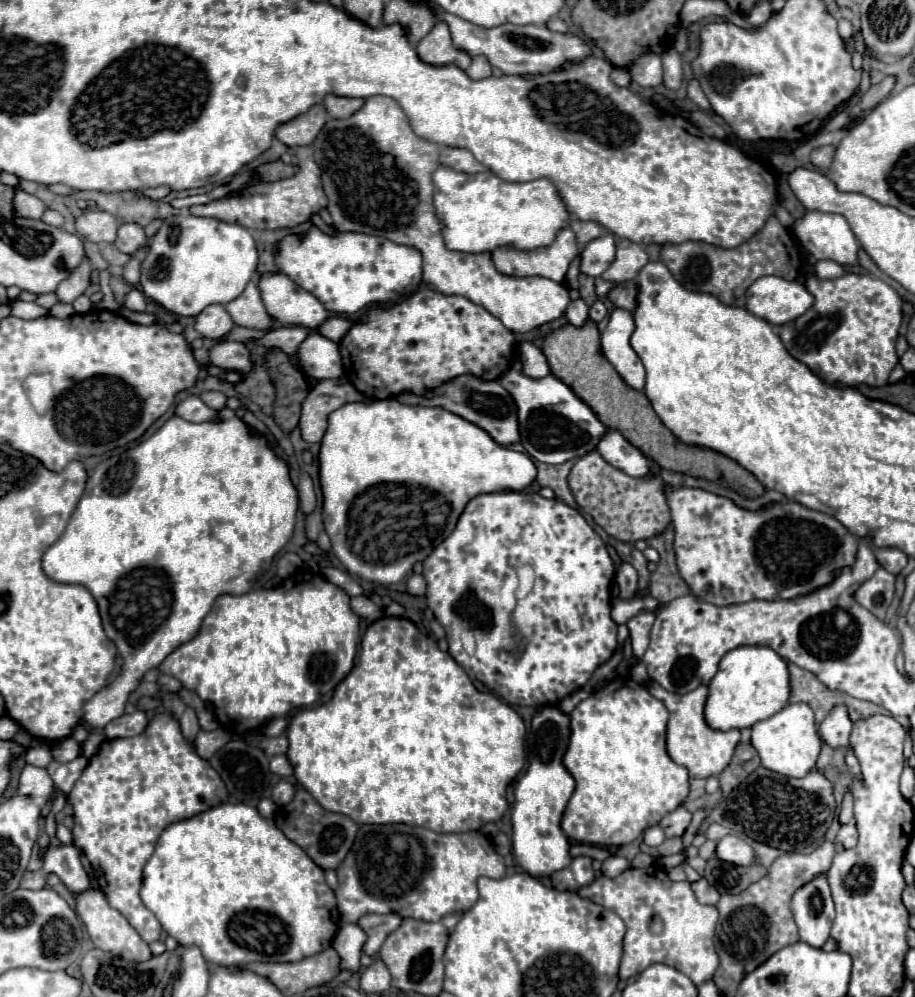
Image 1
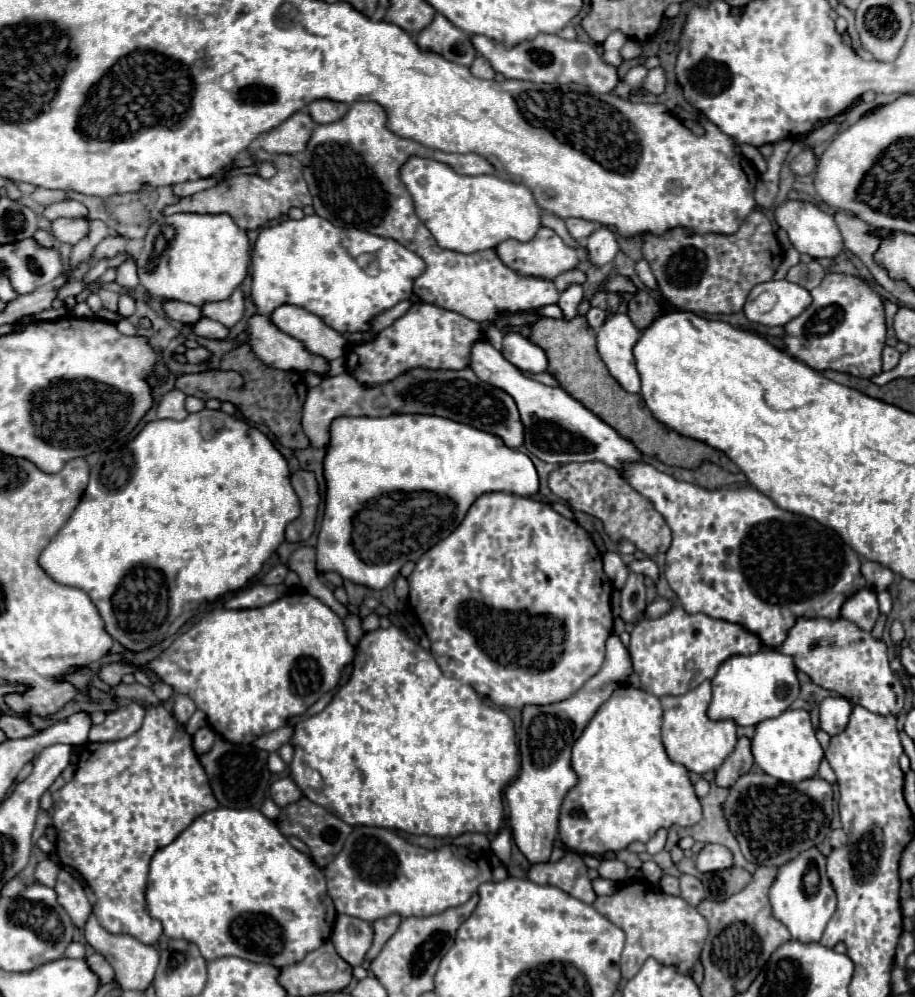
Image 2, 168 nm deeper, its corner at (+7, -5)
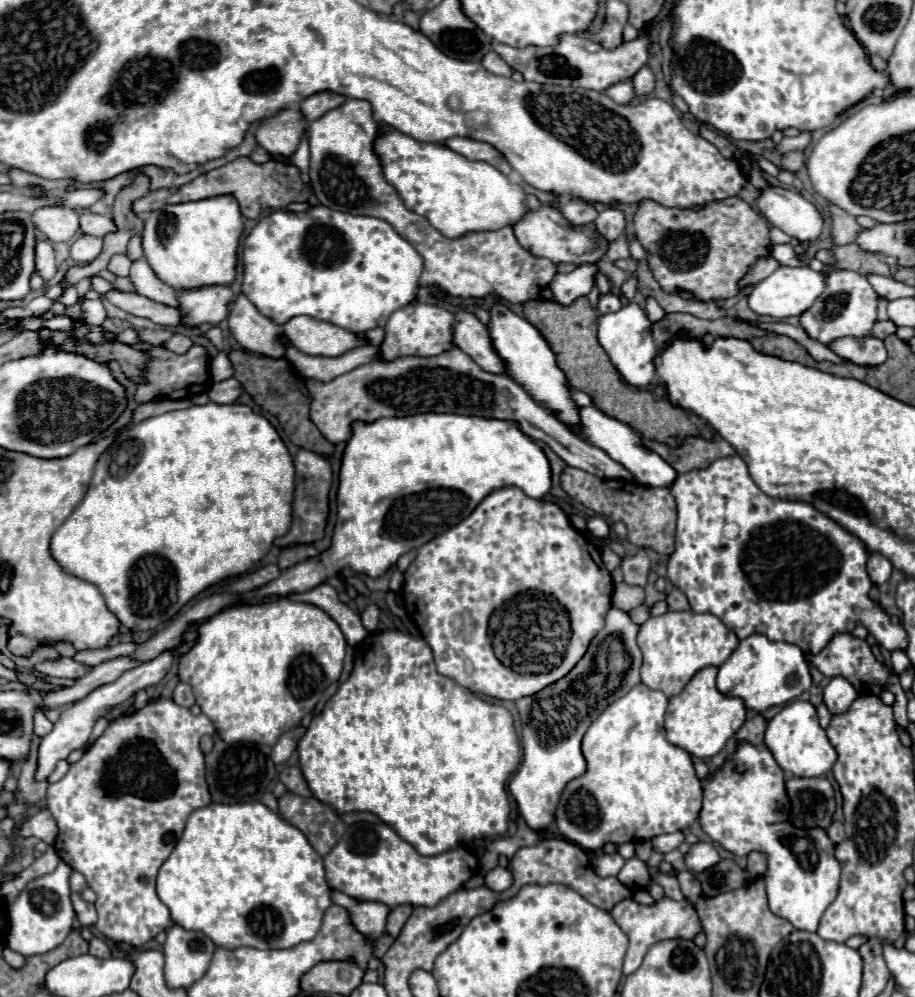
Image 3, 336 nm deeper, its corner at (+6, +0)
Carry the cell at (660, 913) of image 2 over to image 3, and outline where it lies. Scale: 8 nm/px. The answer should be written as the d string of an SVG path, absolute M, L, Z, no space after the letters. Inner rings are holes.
M664 897L662 901L656 901L656 905L640 905L636 901L622 901L618 903L610 915L614 917L616 925L628 935L630 939L630 945L628 945L628 951L624 955L624 975L630 975L634 973L640 965L642 965L642 959L646 955L646 951L658 943L658 941L664 941L664 939L674 939L674 937L680 937L680 939L694 939L694 935L698 931L702 931L702 925L700 925L700 919L698 919L698 913L696 909L684 899L684 901L674 901L674 899L668 899Z

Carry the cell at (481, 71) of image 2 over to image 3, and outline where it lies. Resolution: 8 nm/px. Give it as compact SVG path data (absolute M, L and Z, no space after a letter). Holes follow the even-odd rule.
M494 51L486 53L486 57L482 59L482 65L484 65L484 69L488 69L488 71L494 73L494 75L510 77L510 75L514 73L514 69L512 69L512 67L498 55L498 53L494 53Z

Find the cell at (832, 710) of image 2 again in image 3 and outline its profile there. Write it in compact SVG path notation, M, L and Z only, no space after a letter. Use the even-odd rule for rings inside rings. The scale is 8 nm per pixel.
M832 677L832 681L824 687L824 703L828 705L832 715L844 713L856 697L858 697L856 689L844 677Z

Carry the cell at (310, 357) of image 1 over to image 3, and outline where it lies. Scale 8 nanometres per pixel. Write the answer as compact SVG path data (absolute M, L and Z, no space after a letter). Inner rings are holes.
M244 293L236 295L232 303L232 309L228 313L228 327L234 339L246 351L274 359L284 357L284 345L278 339L282 327L260 315L258 309L248 301L248 297L244 297Z

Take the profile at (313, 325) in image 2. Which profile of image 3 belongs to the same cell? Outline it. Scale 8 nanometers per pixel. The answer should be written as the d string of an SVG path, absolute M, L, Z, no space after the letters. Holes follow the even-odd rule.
M312 317L290 319L284 325L284 333L298 351L322 357L340 357L348 353L348 349L356 349L356 345L366 343L366 339L356 333Z

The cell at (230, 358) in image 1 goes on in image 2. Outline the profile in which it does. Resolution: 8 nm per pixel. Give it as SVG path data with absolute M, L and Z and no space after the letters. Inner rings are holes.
M199 346L195 350L187 350L185 356L187 356L189 362L195 362L195 364L201 364L201 362L209 362L211 360L211 352L207 348L203 348L203 346Z

